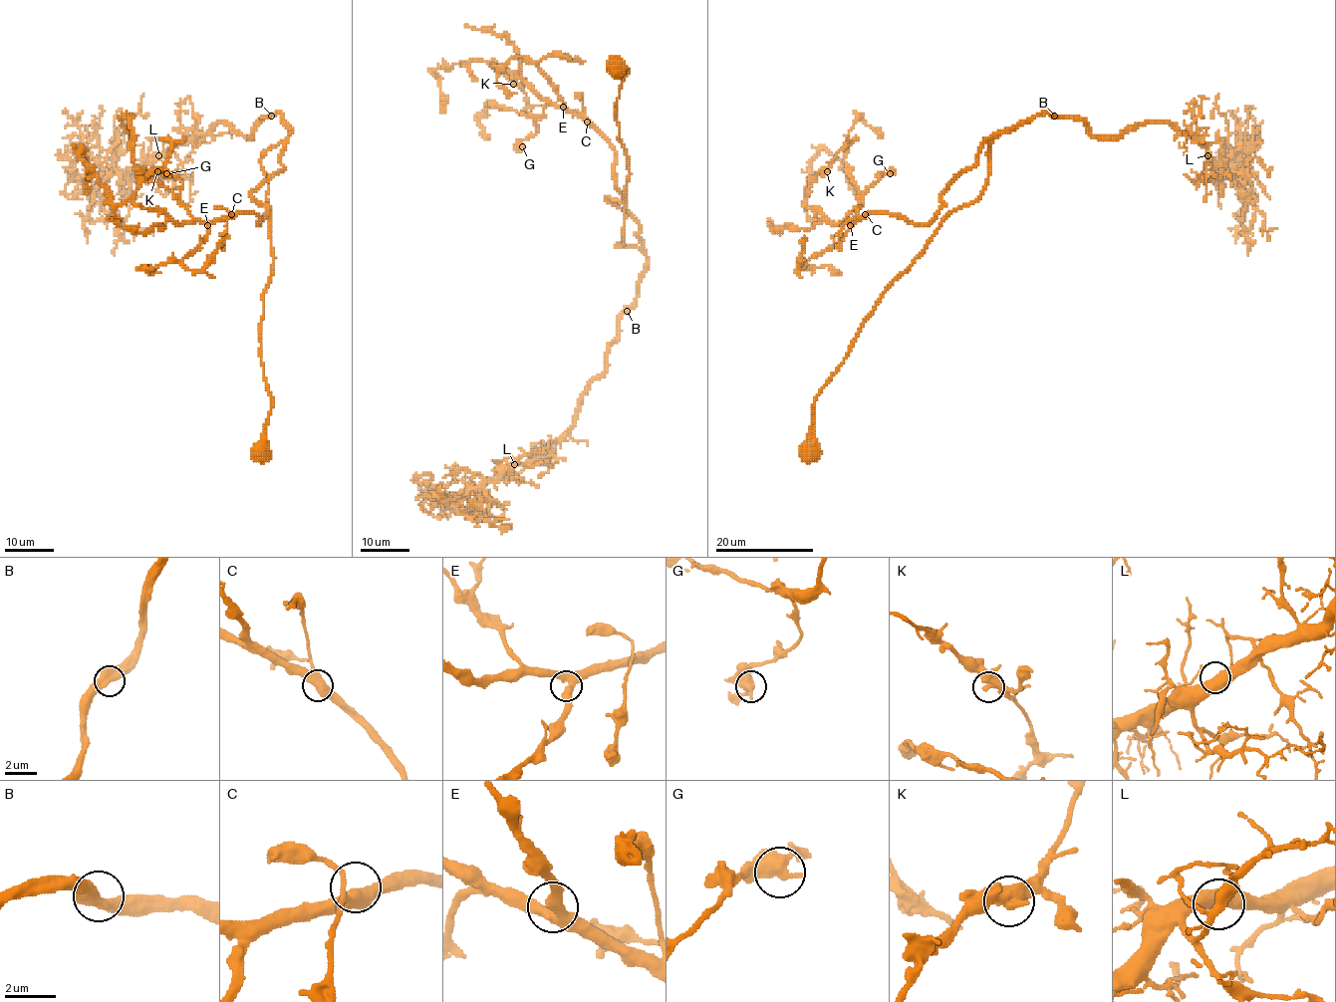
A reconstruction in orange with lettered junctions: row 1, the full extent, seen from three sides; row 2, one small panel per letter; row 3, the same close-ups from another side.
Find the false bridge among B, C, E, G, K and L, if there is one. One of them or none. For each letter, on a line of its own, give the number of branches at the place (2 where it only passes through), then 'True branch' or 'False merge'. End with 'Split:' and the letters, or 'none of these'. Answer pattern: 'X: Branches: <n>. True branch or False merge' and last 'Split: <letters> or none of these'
B: Branches: 2. True branch
C: Branches: 2. True branch
E: Branches: 2. True branch
G: Branches: 2. True branch
K: Branches: 2. True branch
L: Branches: 2. True branch
Split: none of these

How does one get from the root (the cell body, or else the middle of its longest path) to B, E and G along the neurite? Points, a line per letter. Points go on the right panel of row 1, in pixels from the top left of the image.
B: (810, 455), (814, 400), (882, 293), (944, 219), (980, 194), (990, 170), (988, 144), (1036, 117), (1053, 115)
E: (810, 455), (816, 395), (882, 293), (980, 194), (993, 138), (929, 223), (871, 213), (850, 225)
G: (810, 455), (816, 395), (882, 293), (980, 194), (993, 138), (929, 223), (849, 220), (890, 173)

